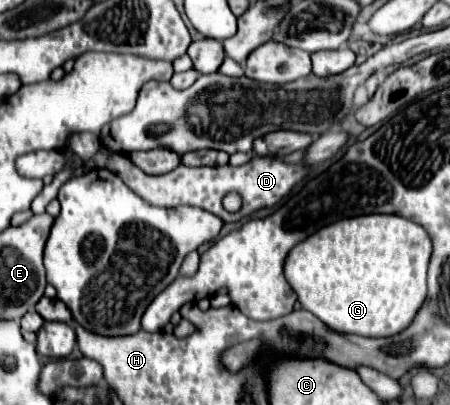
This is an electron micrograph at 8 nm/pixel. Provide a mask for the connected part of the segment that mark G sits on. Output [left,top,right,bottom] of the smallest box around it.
[284,214,432,338]

